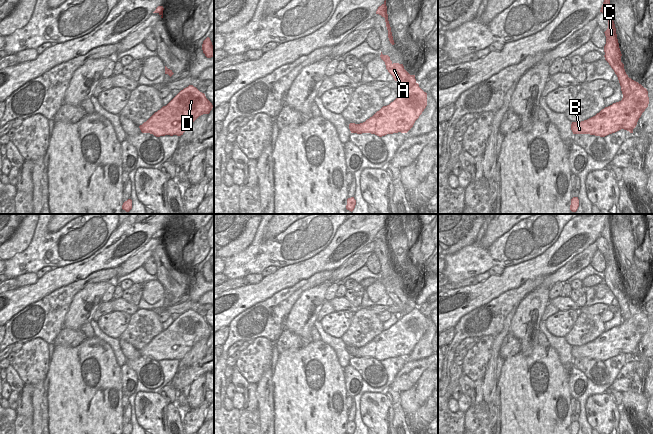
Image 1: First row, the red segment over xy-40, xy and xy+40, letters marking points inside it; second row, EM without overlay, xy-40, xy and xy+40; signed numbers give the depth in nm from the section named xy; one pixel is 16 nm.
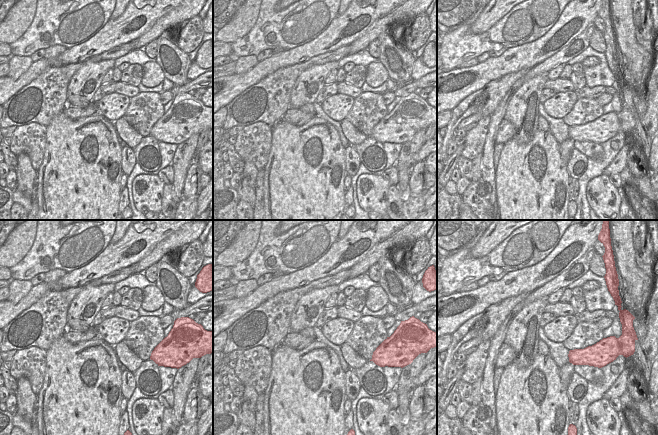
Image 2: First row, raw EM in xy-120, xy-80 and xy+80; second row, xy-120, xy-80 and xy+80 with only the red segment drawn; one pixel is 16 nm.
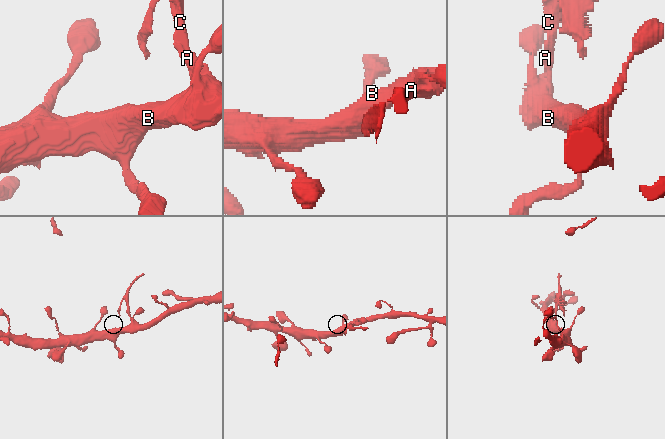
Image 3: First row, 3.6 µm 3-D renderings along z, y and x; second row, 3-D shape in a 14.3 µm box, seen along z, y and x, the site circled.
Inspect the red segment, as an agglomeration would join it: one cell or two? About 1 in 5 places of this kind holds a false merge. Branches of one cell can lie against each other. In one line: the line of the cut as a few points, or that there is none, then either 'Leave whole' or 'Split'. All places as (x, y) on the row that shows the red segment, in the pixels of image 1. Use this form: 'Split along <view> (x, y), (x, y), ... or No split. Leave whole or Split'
Split along xy+40 (623, 65), (611, 66). Split.

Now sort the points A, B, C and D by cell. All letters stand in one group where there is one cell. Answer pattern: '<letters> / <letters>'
A B D / C

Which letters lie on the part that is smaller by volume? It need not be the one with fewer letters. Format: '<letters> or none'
C

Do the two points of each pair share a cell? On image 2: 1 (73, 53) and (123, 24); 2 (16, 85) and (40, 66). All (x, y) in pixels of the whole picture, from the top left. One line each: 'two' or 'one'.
1: one
2: one

